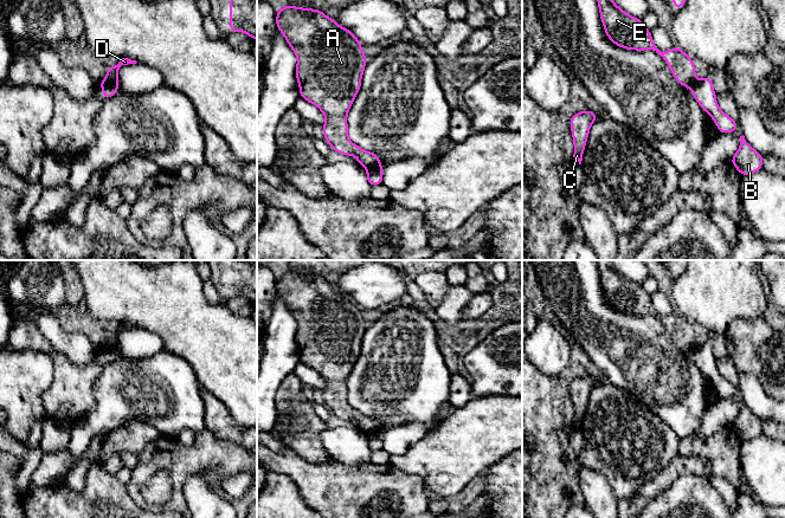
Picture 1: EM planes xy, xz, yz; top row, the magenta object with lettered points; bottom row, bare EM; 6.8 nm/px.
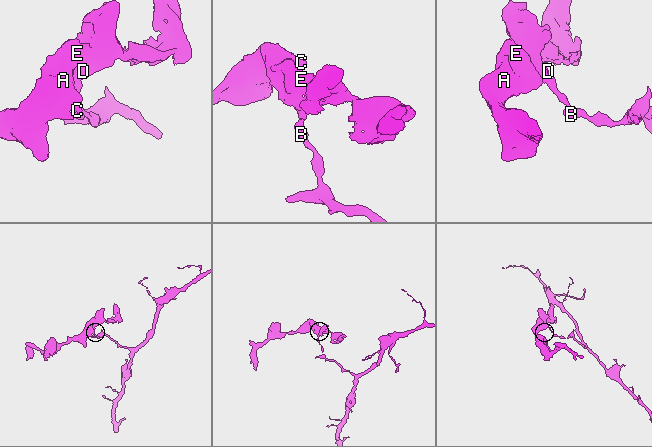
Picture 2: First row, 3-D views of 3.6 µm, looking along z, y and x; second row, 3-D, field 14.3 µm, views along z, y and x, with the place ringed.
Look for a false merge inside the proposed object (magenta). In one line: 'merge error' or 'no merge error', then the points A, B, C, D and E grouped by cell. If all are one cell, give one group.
merge error; A C D E / B

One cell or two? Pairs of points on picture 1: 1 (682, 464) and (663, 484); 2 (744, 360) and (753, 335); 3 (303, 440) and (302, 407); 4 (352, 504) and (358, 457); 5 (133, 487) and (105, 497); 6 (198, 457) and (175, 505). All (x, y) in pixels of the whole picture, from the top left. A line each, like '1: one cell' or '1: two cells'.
1: one cell
2: one cell
3: one cell
4: two cells
5: two cells
6: one cell

